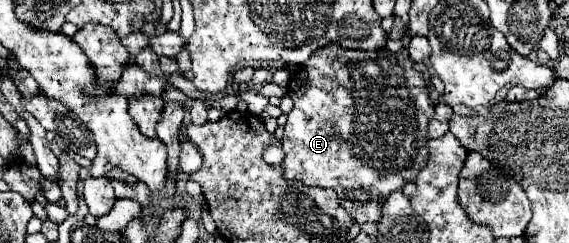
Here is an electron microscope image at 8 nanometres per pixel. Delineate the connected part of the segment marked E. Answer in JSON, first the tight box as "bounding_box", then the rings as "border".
{"bounding_box":[281,44,433,222],"border":[[[329,44],[313,52],[292,77],[287,90],[293,100],[293,110],[287,114],[285,134],[281,138],[285,160],[285,178],[299,180],[305,186],[333,188],[339,204],[357,222],[379,222],[379,206],[387,194],[401,190],[405,182],[413,182],[415,174],[427,162],[427,122],[433,114],[423,76],[413,68],[407,50],[397,54],[389,50],[363,52],[343,50],[339,44]]]}

